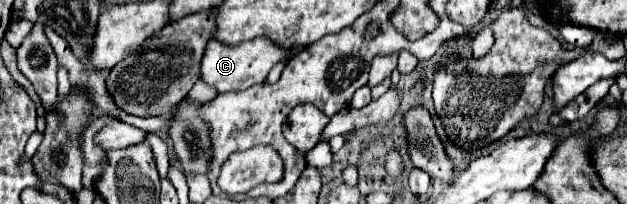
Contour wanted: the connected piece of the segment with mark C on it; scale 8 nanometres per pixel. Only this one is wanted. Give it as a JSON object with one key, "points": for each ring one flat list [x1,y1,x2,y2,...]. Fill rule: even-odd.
{"points":[[254,38,244,44,236,46,224,46,216,40,208,42,202,62,200,62,200,80,204,80,208,86,214,86,218,94,224,92,234,92,234,90,244,90,254,84,260,84,266,80,270,68,280,62,290,50,276,48,268,38]]}

